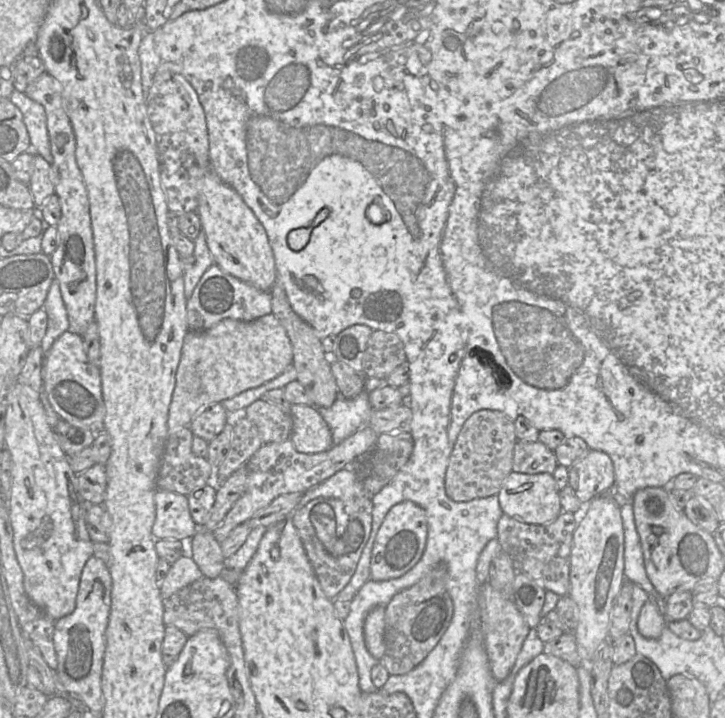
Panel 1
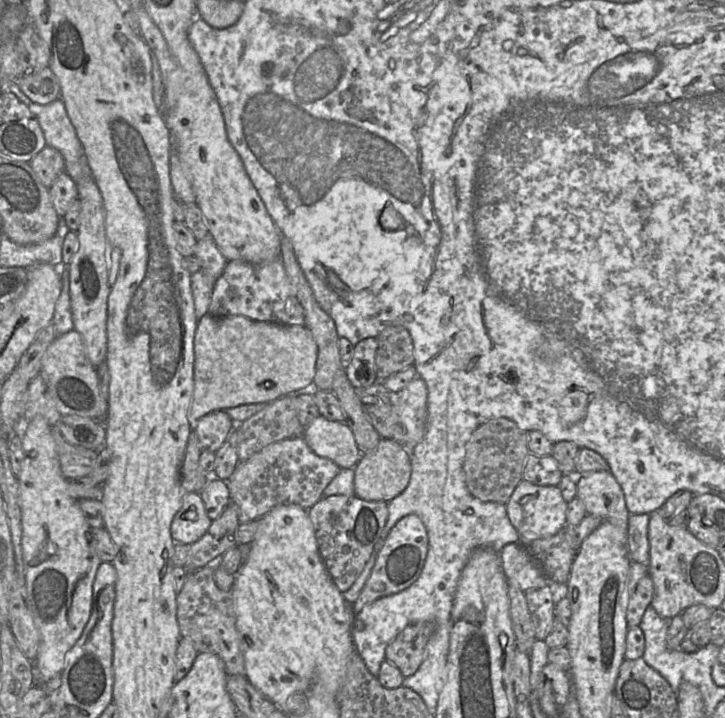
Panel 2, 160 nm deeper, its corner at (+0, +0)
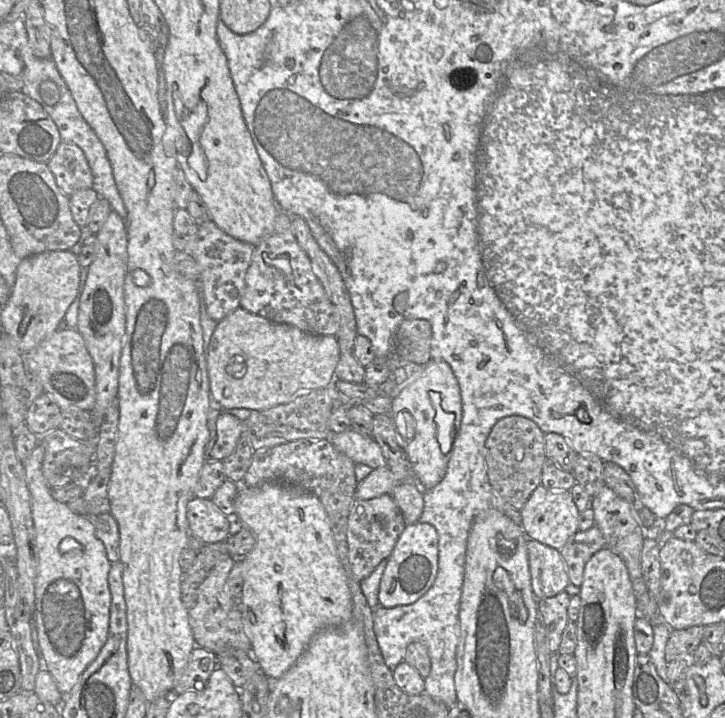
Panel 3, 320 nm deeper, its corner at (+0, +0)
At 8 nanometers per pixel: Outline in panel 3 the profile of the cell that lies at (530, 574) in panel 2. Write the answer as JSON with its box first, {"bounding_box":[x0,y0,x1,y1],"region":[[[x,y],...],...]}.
{"bounding_box":[527,539,570,600],"region":[[[528,539],[527,554],[532,590],[539,600],[565,591],[570,581],[560,551]]]}

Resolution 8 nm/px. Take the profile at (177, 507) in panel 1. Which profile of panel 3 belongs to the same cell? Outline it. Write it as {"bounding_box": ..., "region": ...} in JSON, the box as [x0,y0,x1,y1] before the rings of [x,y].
{"bounding_box":[187,497,237,544],"region":[[[193,497],[187,506],[191,536],[204,544],[224,542],[237,533],[232,517],[225,516],[211,499]]]}

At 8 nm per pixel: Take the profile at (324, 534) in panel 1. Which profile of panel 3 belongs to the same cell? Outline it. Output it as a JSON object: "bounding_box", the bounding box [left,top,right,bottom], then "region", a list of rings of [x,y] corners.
{"bounding_box":[347,494,406,581],"region":[[[391,494],[368,500],[355,499],[350,508],[347,525],[351,576],[357,581],[368,577],[382,560],[390,556],[406,525],[403,514]]]}

